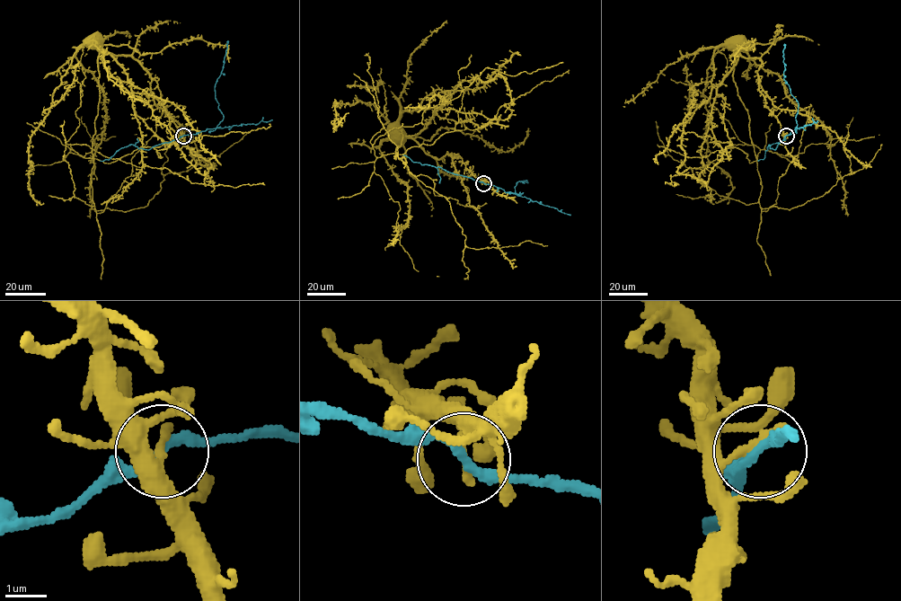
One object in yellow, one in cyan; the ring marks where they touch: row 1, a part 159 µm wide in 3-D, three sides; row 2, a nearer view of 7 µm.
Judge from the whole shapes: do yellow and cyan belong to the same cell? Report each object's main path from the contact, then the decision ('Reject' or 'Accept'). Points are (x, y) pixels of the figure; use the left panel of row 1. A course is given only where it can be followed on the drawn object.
Course of yellow: (183, 135), (162, 104), (157, 83), (148, 73), (130, 56), (113, 56), (92, 38). Course of cyan: (183, 136), (215, 128), (223, 119), (215, 98), (215, 85), (223, 66), (228, 41). Accept

